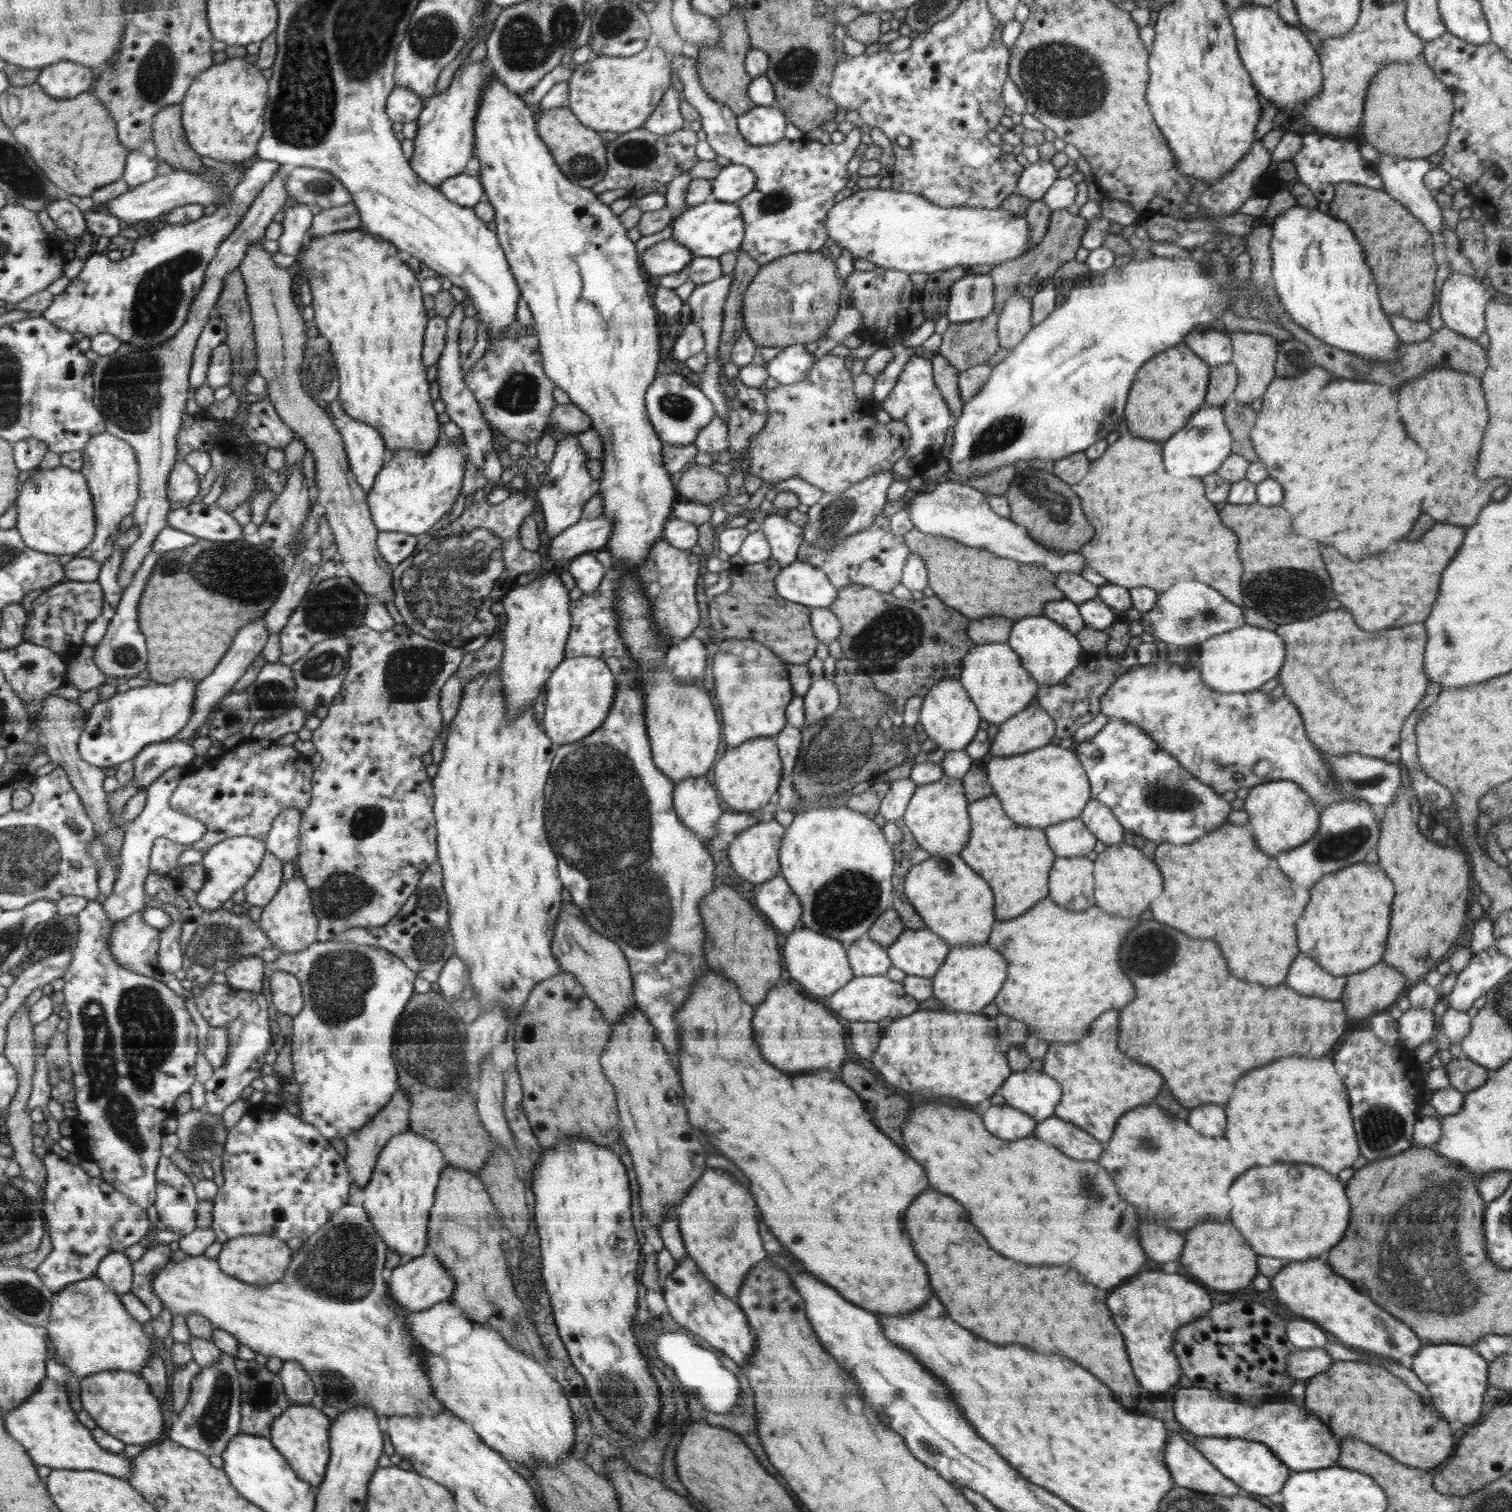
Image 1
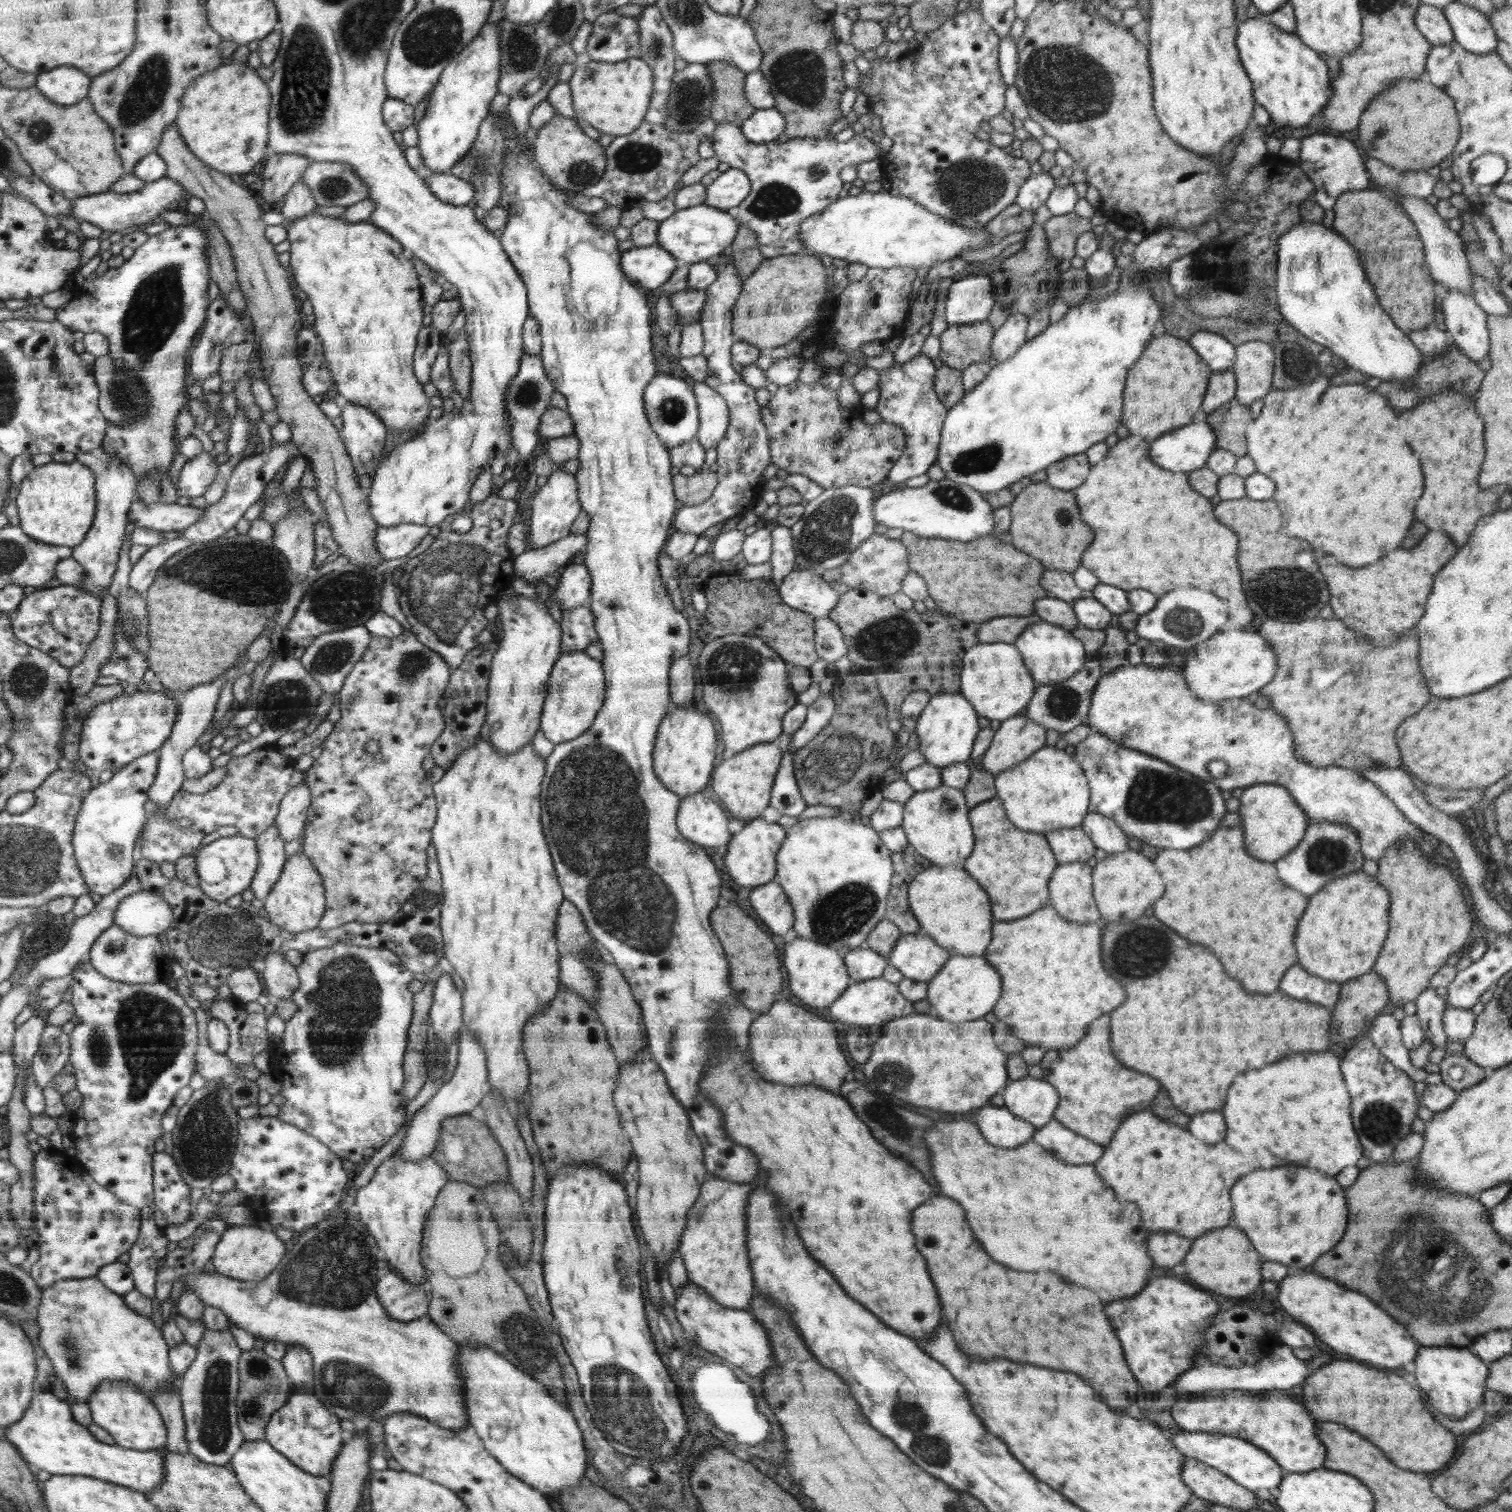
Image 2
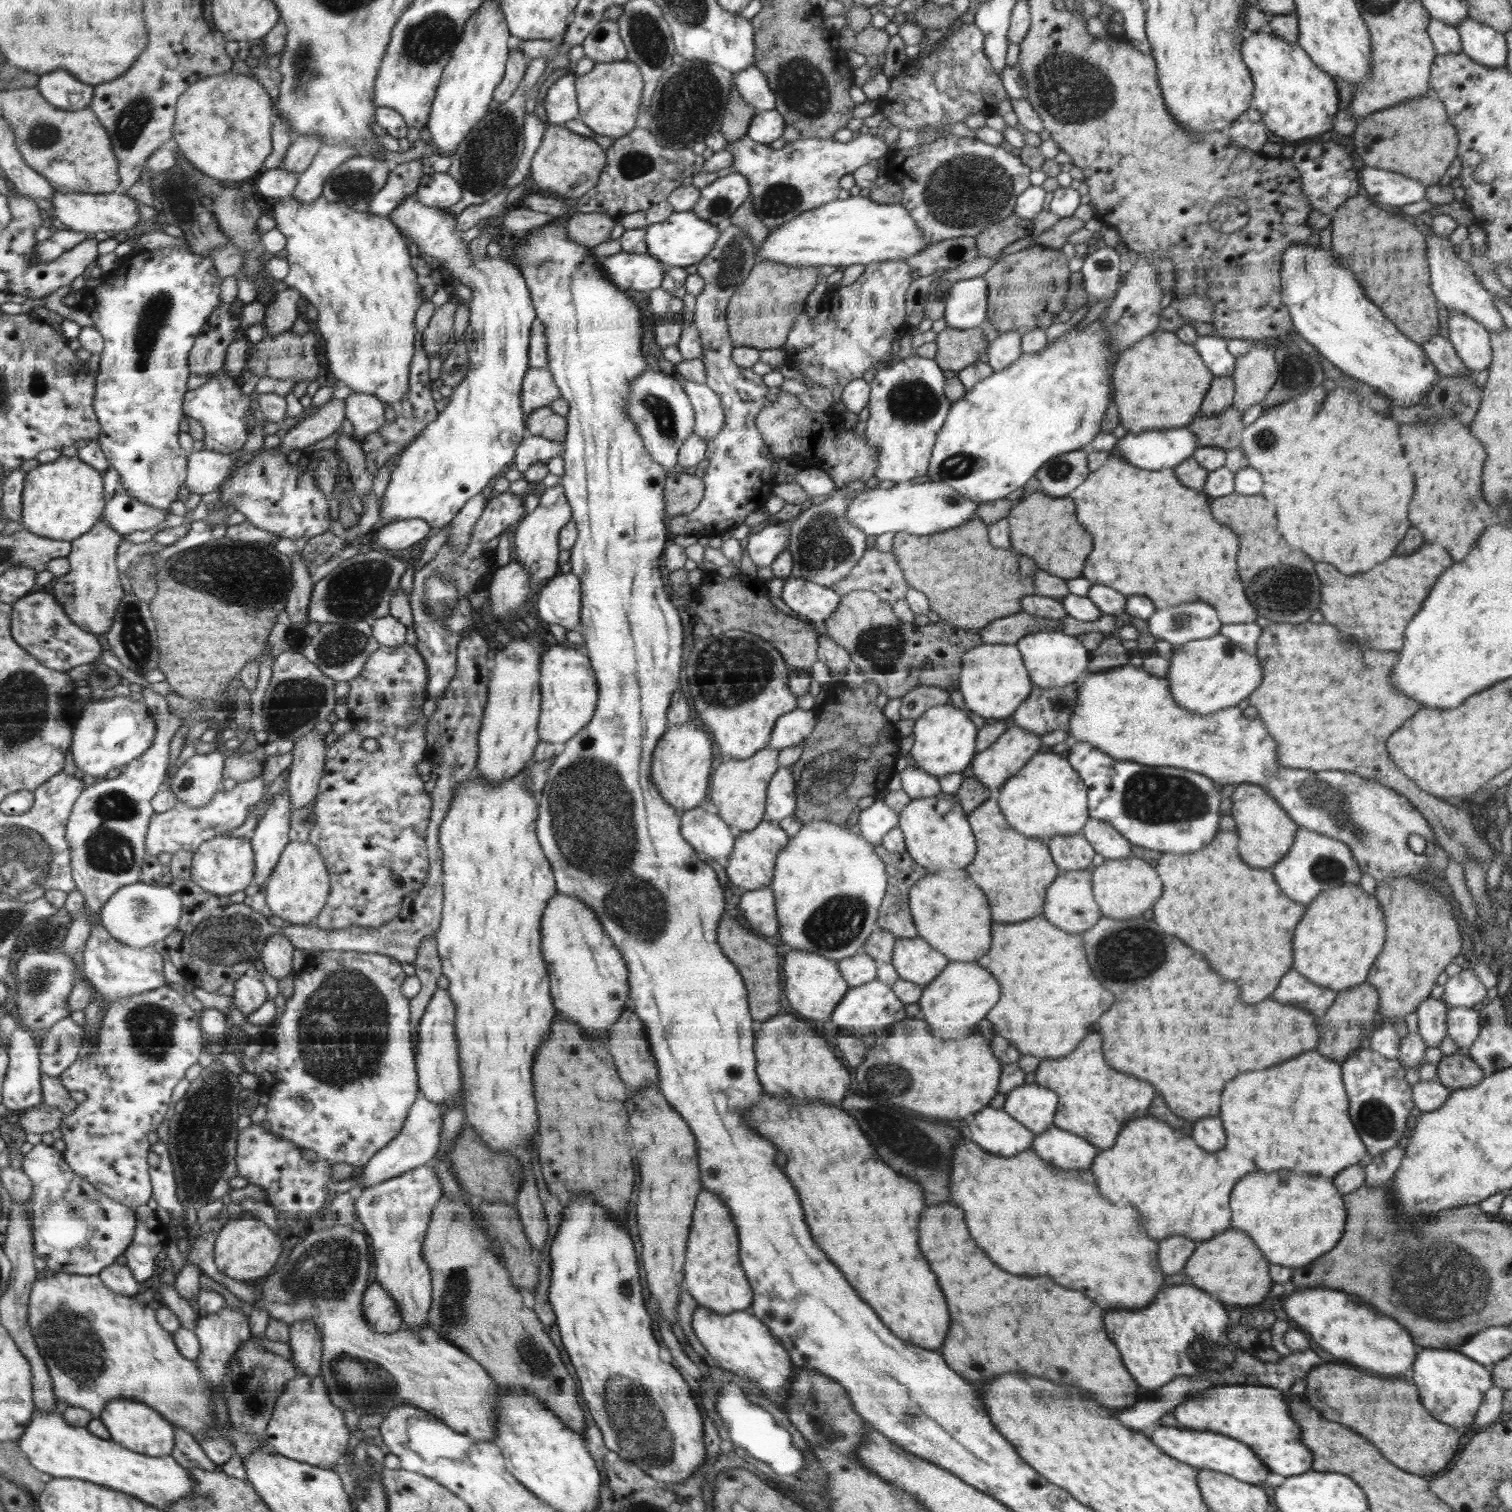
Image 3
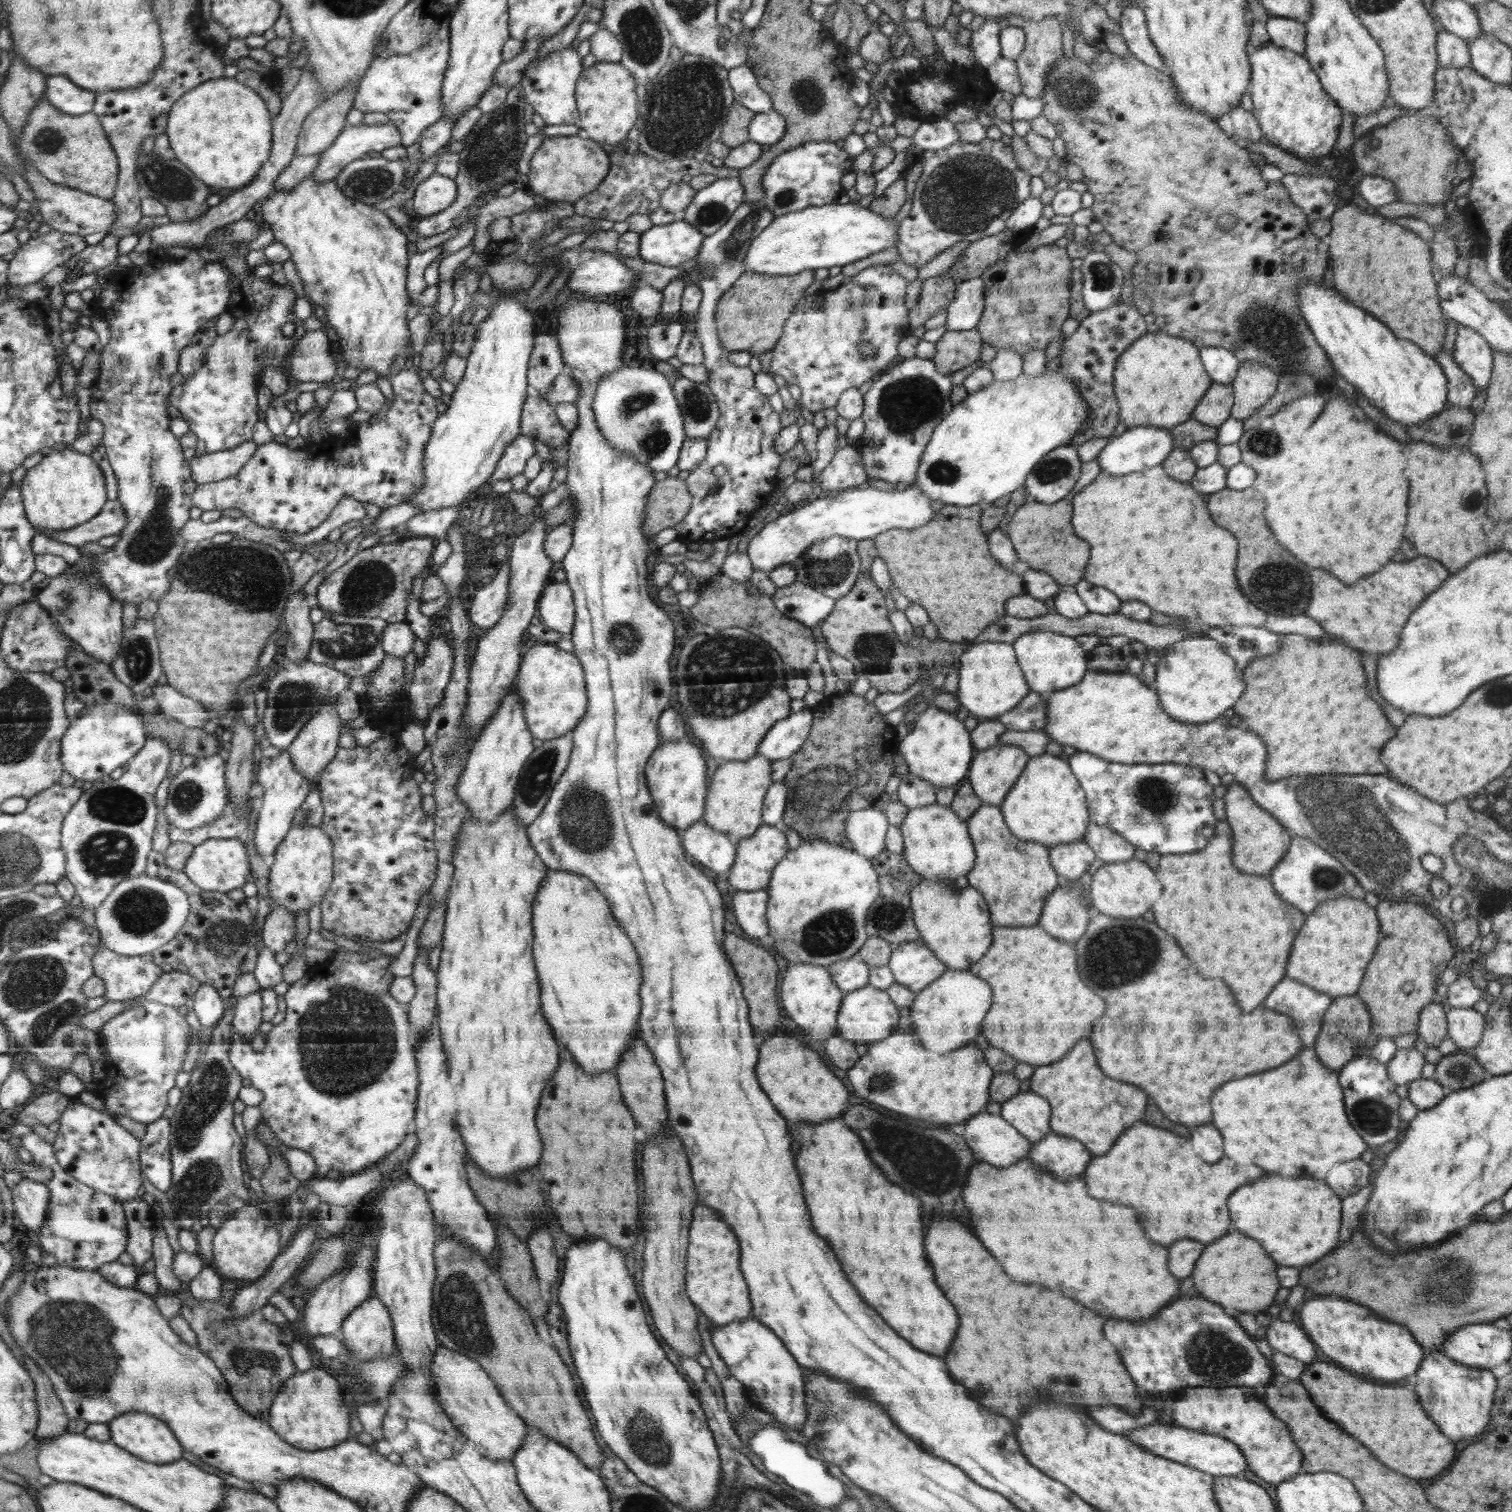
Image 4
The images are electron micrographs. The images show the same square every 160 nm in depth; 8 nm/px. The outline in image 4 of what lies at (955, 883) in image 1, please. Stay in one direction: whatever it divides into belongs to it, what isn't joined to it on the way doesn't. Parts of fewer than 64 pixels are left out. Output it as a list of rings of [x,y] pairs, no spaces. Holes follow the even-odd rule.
[[[924,880],[912,890],[912,914],[921,941],[948,969],[968,969],[978,962],[993,941],[993,927],[988,916],[988,906],[974,888],[959,889],[962,894],[940,894],[940,884]]]

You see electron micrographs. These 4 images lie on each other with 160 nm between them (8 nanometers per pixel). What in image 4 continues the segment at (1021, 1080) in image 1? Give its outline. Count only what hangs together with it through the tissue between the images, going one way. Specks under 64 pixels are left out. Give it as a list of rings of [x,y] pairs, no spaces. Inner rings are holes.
[[[1022,1092],[1001,1104],[1000,1116],[1030,1142],[1040,1142],[1050,1129],[1051,1106],[1036,1092]]]

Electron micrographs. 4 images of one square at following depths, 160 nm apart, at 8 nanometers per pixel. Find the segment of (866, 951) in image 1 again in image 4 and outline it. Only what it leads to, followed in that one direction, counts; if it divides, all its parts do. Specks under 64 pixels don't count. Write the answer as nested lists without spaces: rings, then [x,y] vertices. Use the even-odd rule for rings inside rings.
[[[850,957],[827,966],[834,981],[844,994],[862,989],[863,986],[868,985],[871,974],[870,968],[871,966],[859,957]]]

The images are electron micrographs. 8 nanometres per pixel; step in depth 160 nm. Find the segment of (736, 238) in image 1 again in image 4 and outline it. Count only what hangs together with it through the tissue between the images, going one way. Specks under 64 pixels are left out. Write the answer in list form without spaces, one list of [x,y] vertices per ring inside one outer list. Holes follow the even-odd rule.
[[[681,216],[670,224],[652,225],[641,234],[639,257],[662,266],[680,267],[696,259],[707,236]]]

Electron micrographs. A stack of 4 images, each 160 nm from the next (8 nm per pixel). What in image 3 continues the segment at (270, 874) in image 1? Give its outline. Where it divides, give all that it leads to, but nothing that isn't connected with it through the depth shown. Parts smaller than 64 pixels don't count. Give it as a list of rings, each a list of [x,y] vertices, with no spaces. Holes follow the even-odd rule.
[[[284,791],[259,818],[251,834],[255,847],[255,879],[260,888],[259,892],[265,890],[267,878],[276,868],[282,851],[291,842],[289,839],[291,813],[291,794]]]

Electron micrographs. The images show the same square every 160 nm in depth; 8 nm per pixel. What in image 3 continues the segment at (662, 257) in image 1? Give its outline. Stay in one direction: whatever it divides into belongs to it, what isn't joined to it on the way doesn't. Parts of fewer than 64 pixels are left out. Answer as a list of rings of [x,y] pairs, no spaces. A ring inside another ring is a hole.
[[[624,253],[602,258],[603,270],[620,290],[649,292],[660,288],[668,266],[654,255]]]

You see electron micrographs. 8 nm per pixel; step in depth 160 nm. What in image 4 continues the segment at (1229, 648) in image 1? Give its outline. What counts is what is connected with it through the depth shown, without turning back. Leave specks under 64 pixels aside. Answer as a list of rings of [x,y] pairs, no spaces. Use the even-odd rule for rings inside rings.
[[[1190,636],[1176,642],[1157,662],[1155,690],[1159,706],[1166,715],[1184,723],[1206,723],[1224,715],[1244,692],[1242,672],[1235,668],[1235,660],[1226,654],[1220,643],[1204,636]]]

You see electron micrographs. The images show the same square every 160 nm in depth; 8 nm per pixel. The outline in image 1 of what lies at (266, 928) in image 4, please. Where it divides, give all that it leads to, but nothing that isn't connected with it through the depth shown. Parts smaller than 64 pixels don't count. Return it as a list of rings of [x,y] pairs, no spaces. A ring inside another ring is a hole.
[[[274,969],[267,973],[270,975],[272,1004],[278,1013],[289,1014],[294,1018],[302,1012],[305,1005],[302,983],[299,978],[296,978],[296,975],[282,969]]]

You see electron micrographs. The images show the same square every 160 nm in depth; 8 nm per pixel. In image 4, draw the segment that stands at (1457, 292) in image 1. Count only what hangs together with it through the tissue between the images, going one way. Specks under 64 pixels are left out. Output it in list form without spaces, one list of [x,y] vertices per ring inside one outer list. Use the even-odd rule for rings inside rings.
[[[1457,322],[1453,361],[1472,379],[1478,391],[1486,389],[1493,369],[1493,348],[1481,334]]]

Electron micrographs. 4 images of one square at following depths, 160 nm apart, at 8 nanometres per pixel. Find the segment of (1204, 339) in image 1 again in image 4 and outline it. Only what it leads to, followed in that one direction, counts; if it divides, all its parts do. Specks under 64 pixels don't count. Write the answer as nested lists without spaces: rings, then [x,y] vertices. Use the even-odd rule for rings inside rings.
[[[1205,346],[1200,356],[1208,376],[1213,383],[1231,384],[1239,369],[1240,362],[1228,349],[1220,346]]]

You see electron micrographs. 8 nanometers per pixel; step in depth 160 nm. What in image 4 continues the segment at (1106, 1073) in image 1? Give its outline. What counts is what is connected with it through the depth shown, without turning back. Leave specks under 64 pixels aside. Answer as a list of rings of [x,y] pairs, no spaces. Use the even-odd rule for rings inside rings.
[[[1080,1040],[1059,1062],[1037,1067],[1030,1078],[1030,1091],[1048,1099],[1051,1133],[1064,1132],[1060,1136],[1080,1140],[1096,1156],[1106,1154],[1120,1136],[1120,1130],[1140,1120],[1148,1104],[1148,1096],[1140,1088],[1104,1076],[1088,1040]]]

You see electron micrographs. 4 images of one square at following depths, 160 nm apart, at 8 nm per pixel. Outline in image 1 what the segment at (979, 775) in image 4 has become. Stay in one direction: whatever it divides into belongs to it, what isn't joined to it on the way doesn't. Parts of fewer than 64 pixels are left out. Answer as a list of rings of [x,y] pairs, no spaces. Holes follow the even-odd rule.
[[[1029,706],[999,726],[989,753],[1008,757],[1039,749],[1051,743],[1055,730],[1050,714],[1041,706]]]

